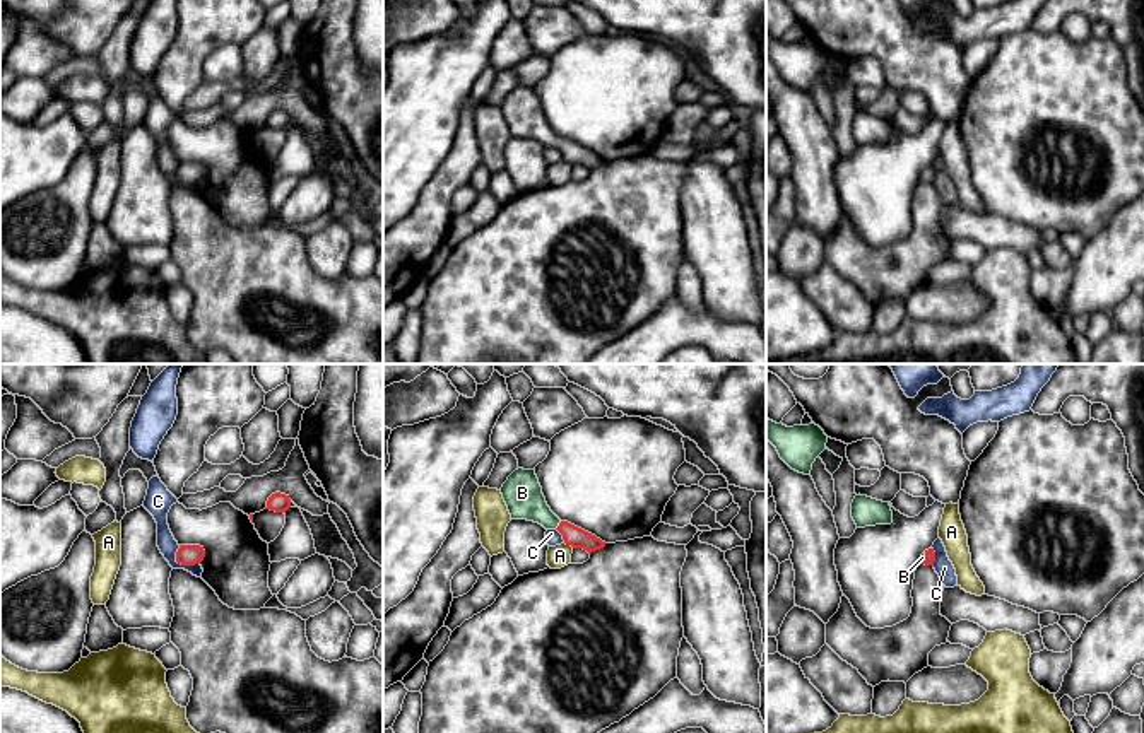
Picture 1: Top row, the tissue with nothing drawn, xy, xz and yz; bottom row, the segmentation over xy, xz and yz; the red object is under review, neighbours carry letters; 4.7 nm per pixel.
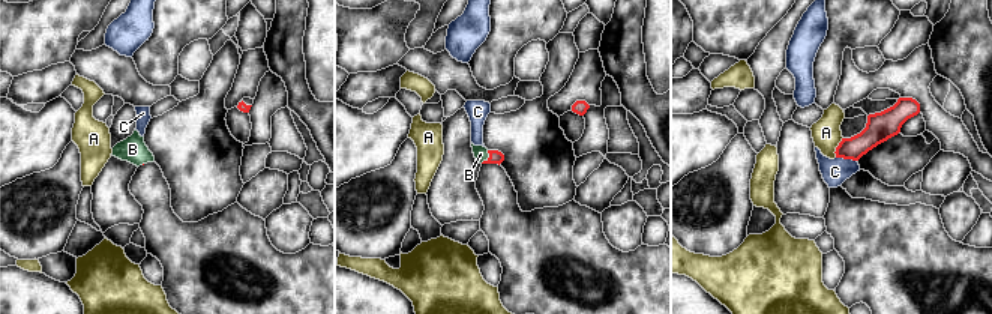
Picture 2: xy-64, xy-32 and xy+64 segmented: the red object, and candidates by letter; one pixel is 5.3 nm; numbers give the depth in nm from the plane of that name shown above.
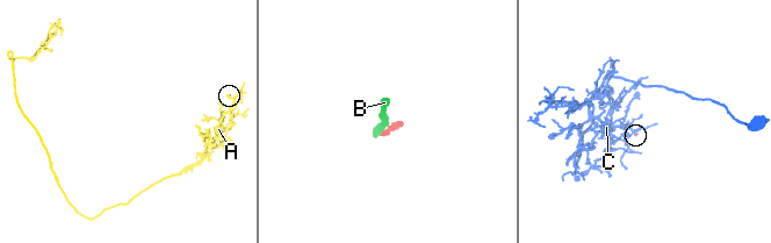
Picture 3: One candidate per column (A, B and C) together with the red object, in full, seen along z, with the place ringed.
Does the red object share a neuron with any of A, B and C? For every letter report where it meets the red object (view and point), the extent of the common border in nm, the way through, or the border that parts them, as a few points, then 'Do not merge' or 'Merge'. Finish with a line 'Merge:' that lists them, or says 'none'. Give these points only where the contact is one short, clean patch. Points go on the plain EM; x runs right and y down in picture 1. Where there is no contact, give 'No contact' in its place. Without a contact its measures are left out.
A: Touches red at xz (570, 161). Shared border 50 nm. Boundary: xz (565, 159), (573, 164). Do not merge
B: Touches red at xz (560, 142). Shared border 50 nm. Path across: xz (578, 156), (560, 142), (522, 110). Merge
C: Touches red at xy (180, 180). Shared border 140 nm. Boundary: xy (178, 163), (178, 180), (199, 181). Do not merge
Merge: B

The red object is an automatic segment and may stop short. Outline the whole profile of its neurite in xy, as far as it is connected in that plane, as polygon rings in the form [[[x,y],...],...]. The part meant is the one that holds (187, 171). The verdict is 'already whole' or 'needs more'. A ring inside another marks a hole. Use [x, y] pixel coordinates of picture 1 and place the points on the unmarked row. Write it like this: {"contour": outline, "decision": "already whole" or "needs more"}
{"contour": [[[180,162],[176,169],[176,179],[181,183],[200,181],[205,174],[205,167],[200,162]]], "decision": "already whole"}

